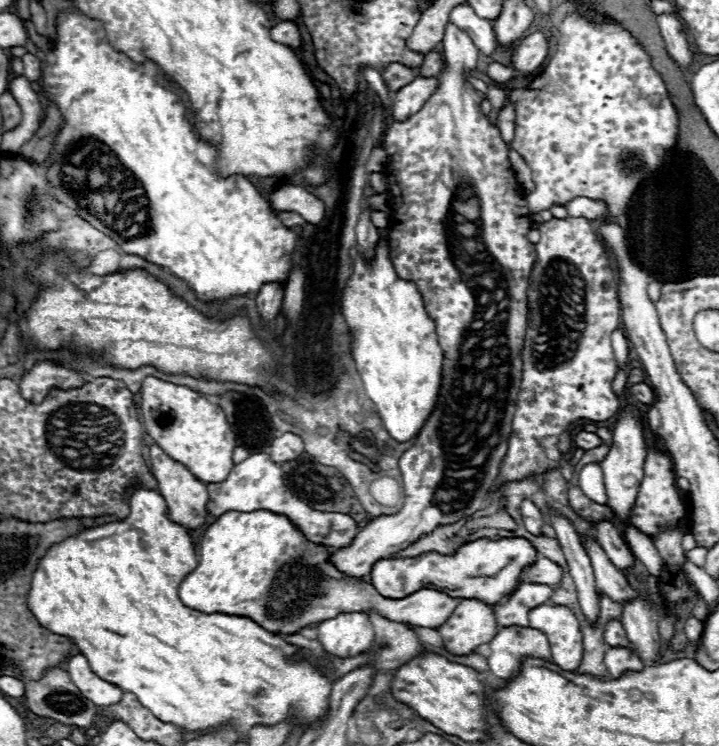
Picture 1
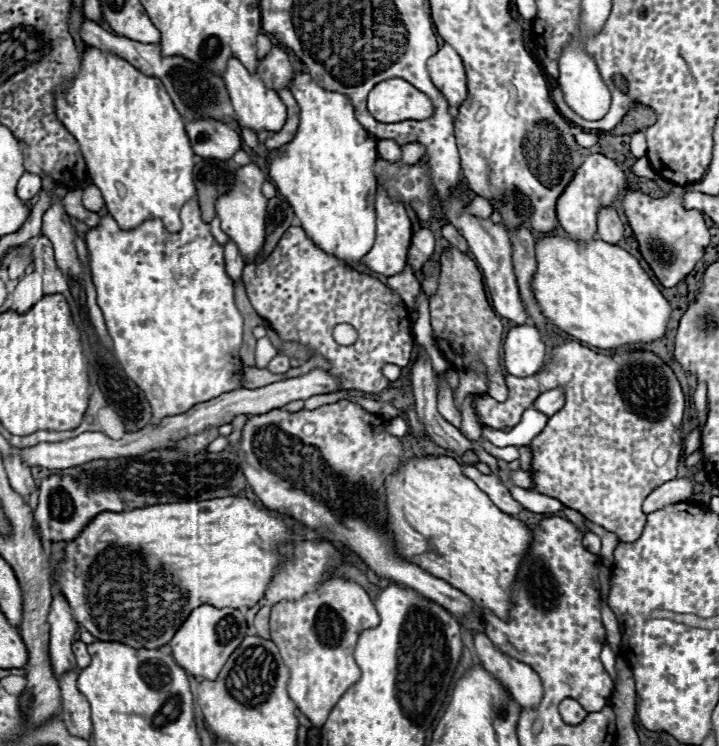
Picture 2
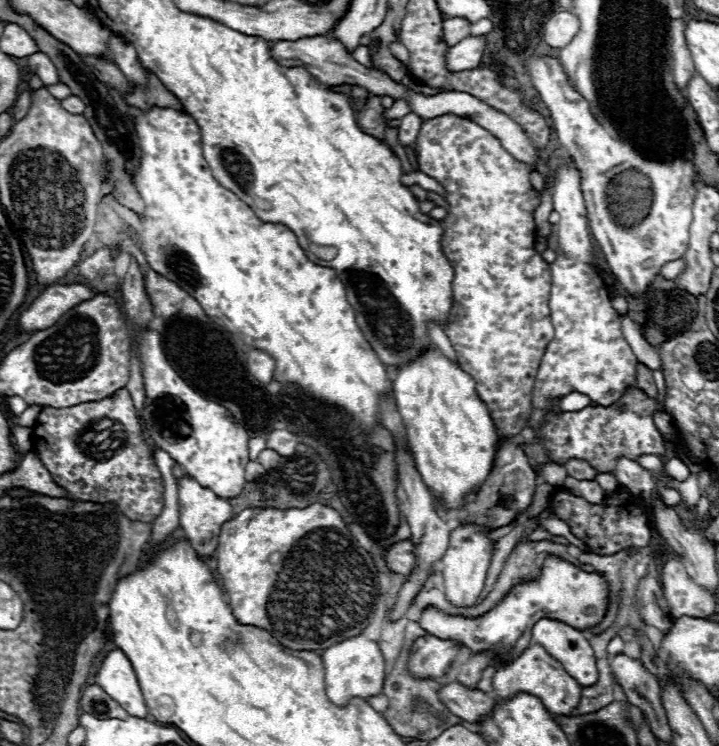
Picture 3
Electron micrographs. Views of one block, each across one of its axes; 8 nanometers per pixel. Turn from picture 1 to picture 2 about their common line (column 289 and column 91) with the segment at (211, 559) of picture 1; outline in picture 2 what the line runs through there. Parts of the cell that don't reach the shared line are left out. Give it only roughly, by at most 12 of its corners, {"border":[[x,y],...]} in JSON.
{"border":[[248,498],[100,512],[54,580],[94,638],[254,606],[296,520]]}

